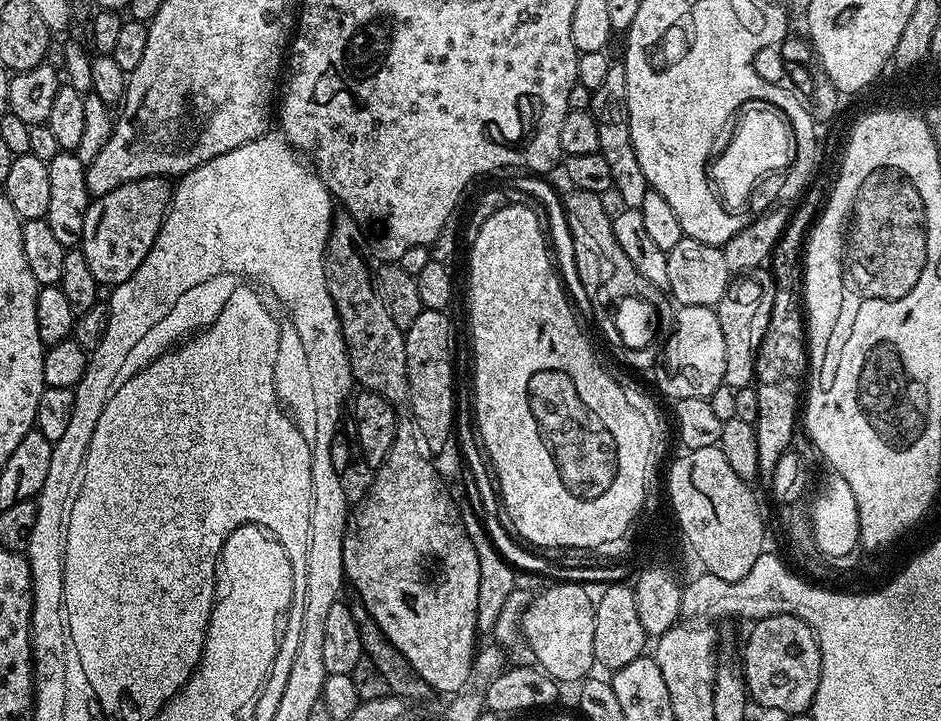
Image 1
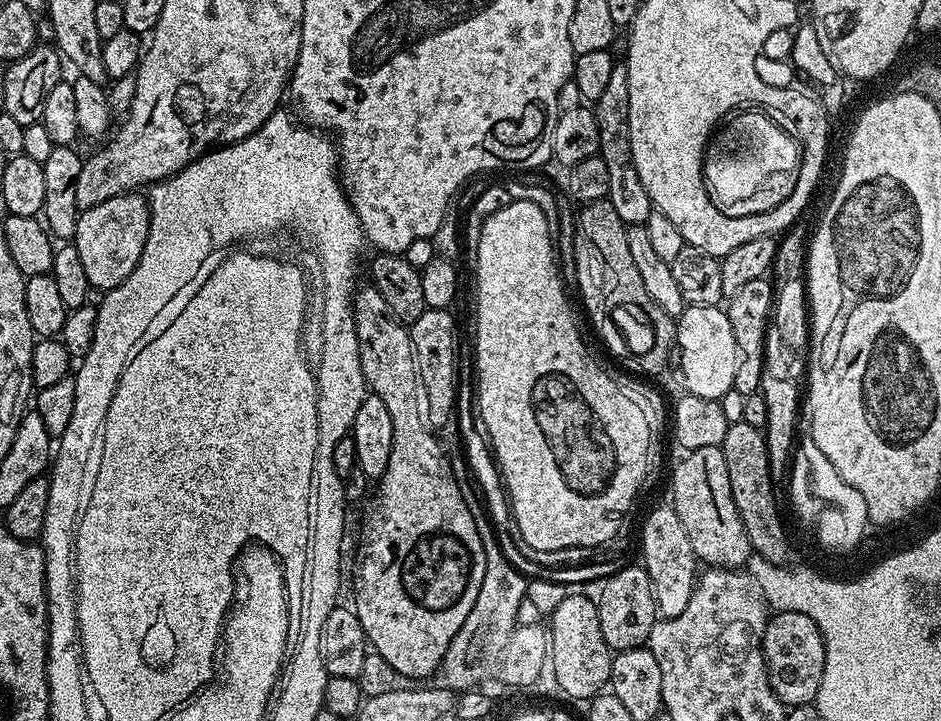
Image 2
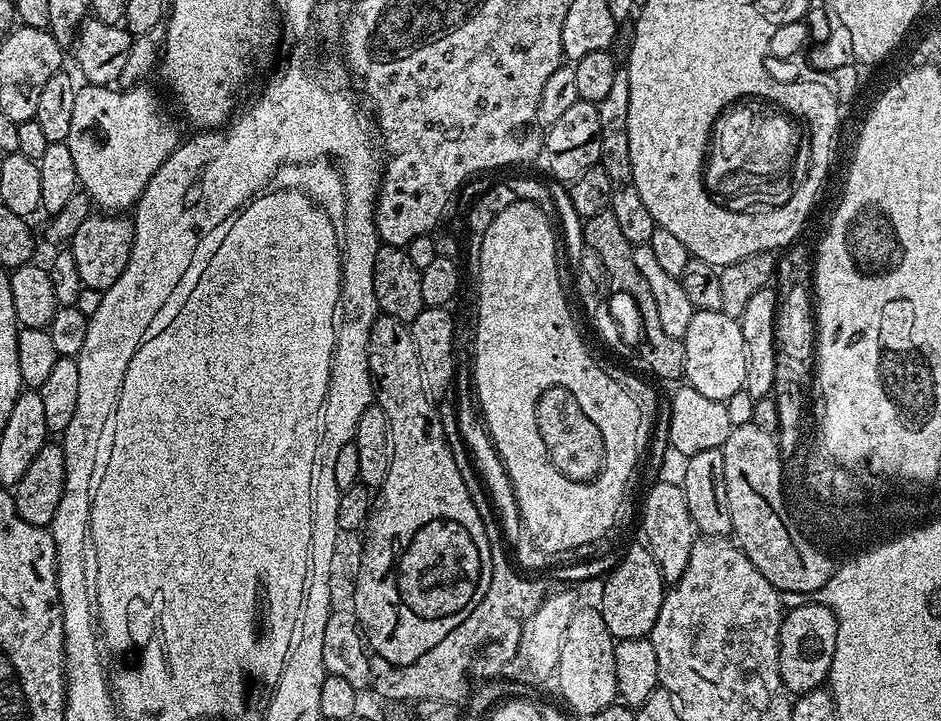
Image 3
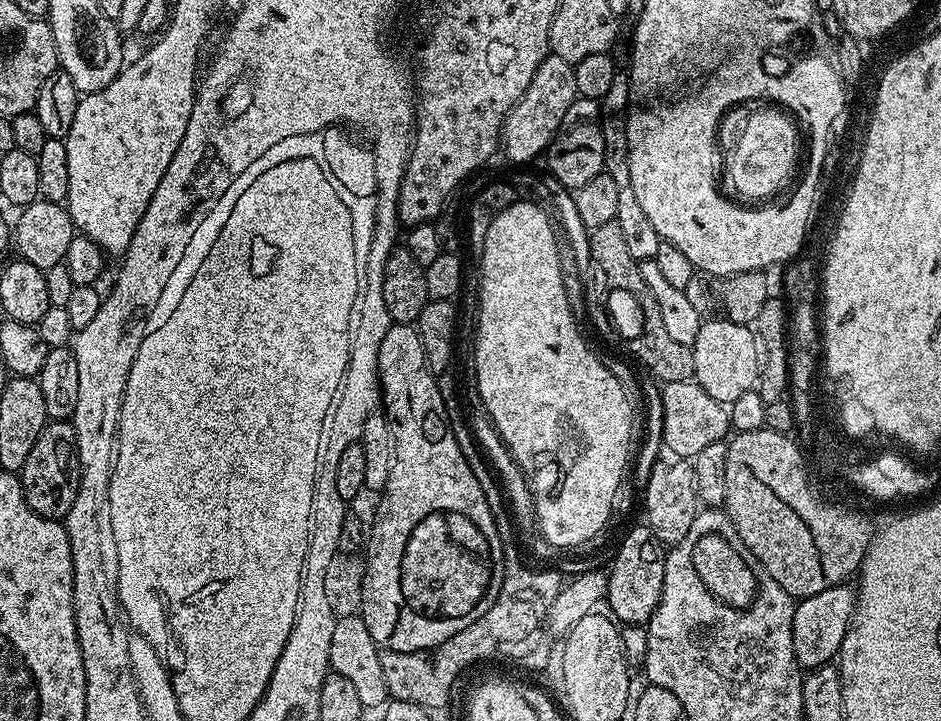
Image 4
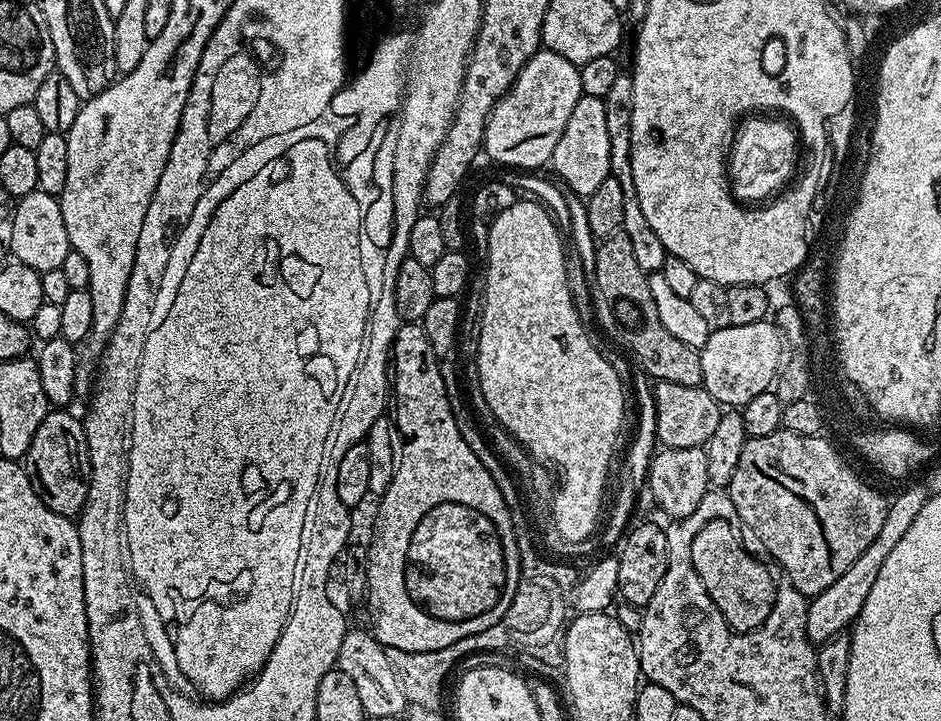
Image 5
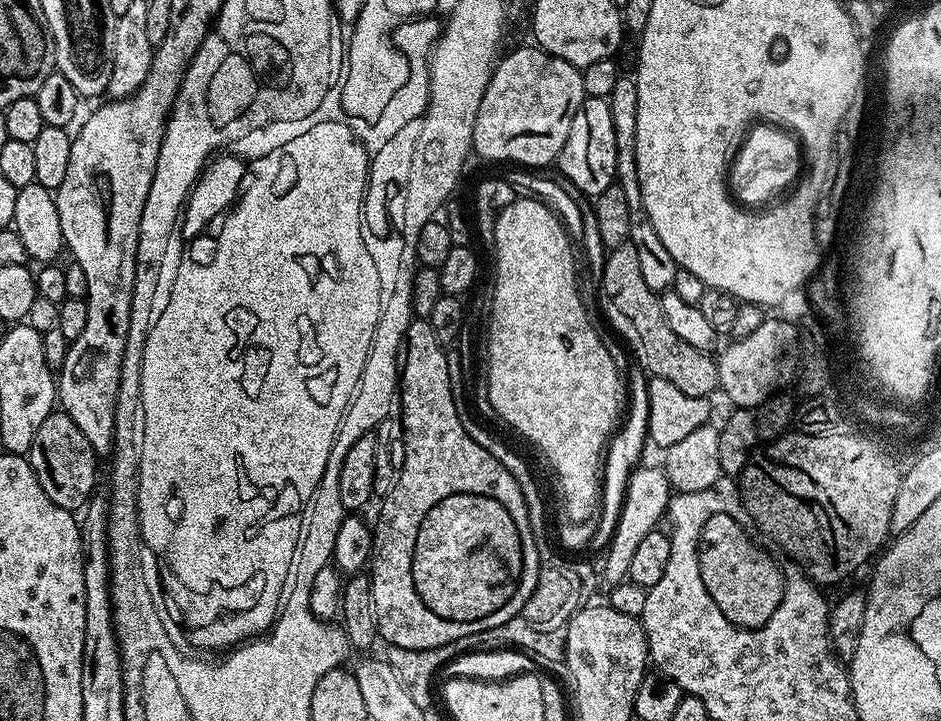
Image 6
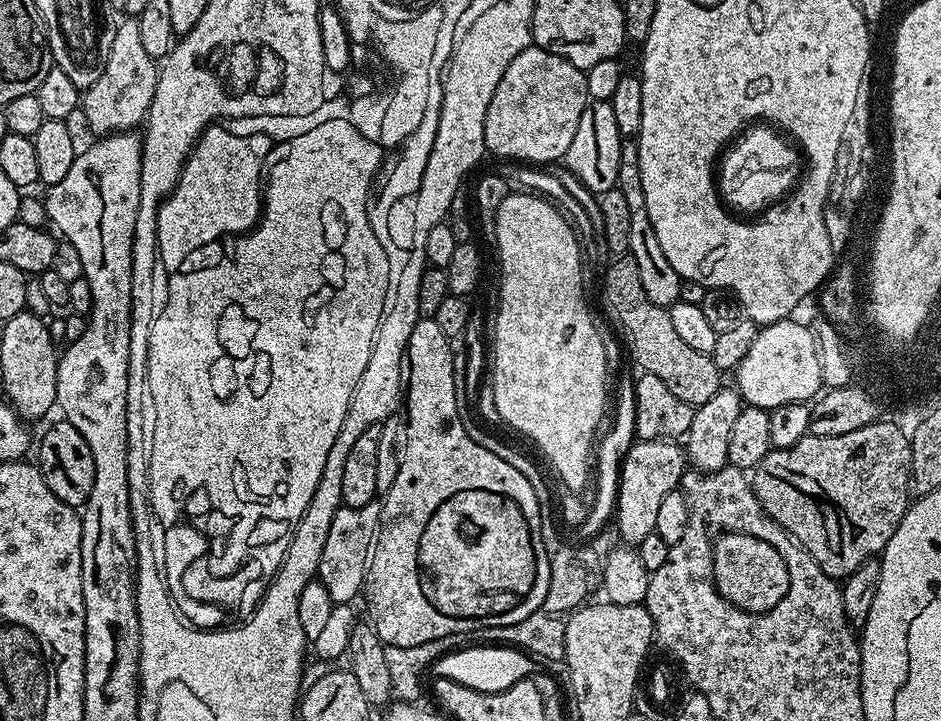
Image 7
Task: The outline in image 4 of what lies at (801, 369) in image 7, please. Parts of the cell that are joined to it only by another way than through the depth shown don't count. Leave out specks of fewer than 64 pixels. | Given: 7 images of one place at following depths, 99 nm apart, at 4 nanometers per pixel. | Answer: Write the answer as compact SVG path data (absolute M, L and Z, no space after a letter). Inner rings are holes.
M723 318L705 319L700 325L698 338L694 338L691 349L694 354L696 383L719 404L730 406L734 398L755 389L762 356L758 351L755 331L749 325L735 324Z

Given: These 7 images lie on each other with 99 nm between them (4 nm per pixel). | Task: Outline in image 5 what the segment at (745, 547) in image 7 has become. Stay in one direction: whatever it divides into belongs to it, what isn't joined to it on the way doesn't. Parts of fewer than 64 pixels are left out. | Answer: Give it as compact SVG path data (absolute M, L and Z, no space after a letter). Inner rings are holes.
M712 519L698 530L691 543L691 562L733 632L752 632L764 624L776 599L777 583L769 570L754 558L738 540L735 527L724 519Z

